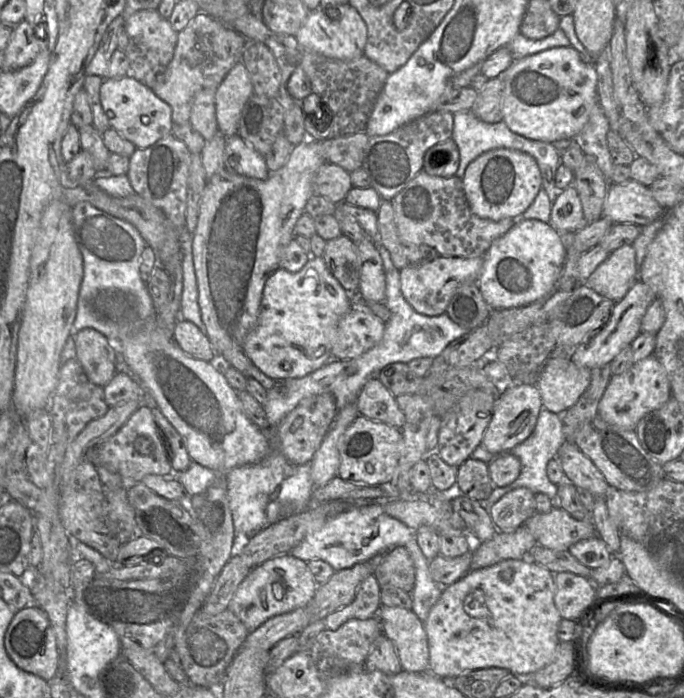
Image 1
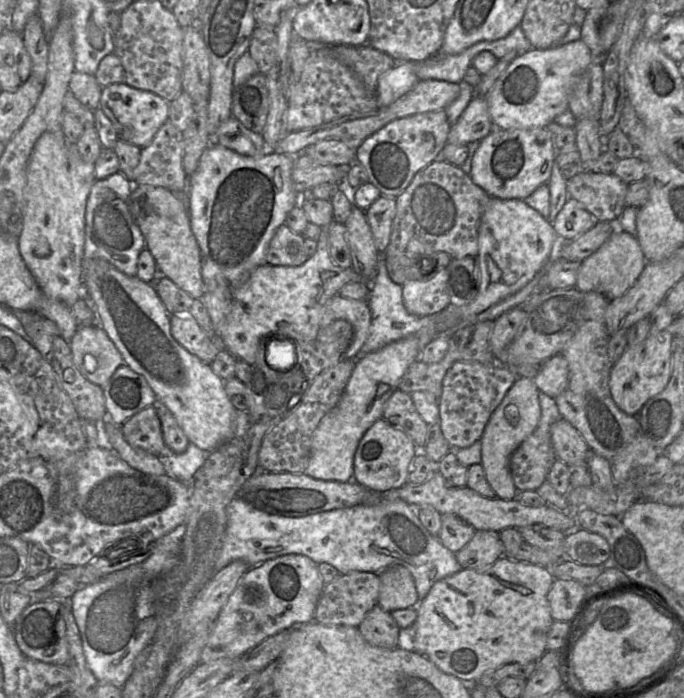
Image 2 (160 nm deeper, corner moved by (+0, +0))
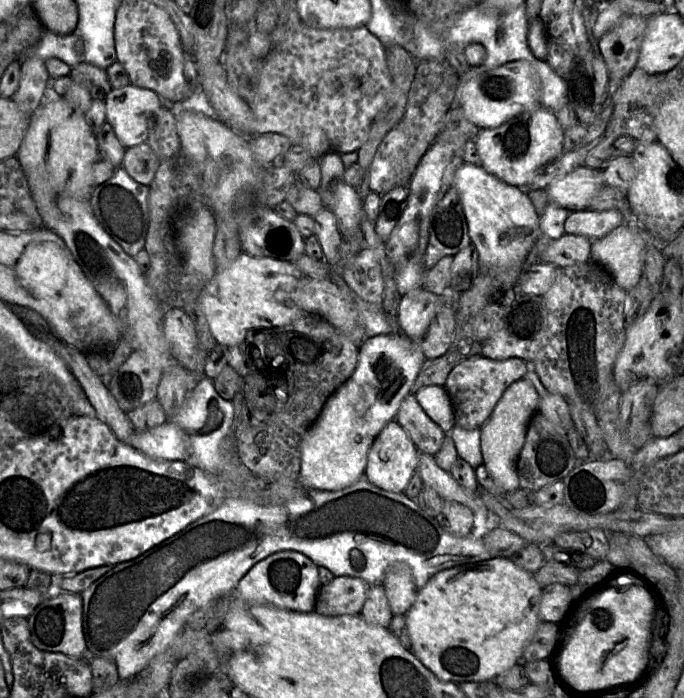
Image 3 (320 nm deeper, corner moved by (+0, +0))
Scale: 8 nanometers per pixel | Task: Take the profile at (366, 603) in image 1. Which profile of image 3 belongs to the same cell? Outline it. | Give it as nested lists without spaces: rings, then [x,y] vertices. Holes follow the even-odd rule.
[[[350,576],[334,577],[331,582],[320,586],[314,611],[324,616],[360,614],[370,587],[361,578]]]

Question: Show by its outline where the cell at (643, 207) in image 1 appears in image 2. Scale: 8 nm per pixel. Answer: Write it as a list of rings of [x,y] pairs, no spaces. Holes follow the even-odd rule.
[[[580,171],[577,175],[567,180],[566,185],[569,198],[578,201],[598,222],[617,222],[627,207],[625,198],[629,184],[626,184],[614,174]]]

